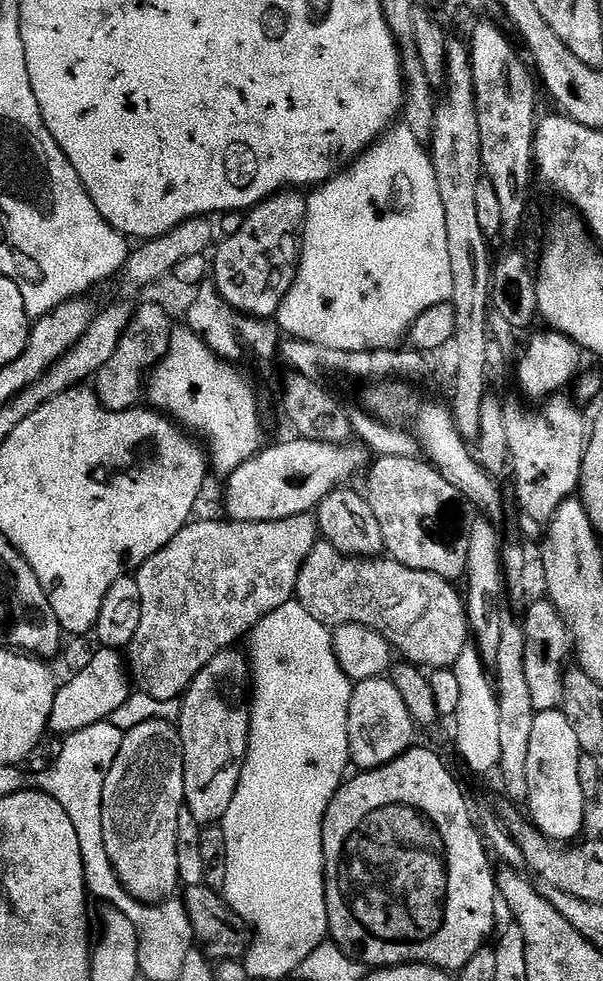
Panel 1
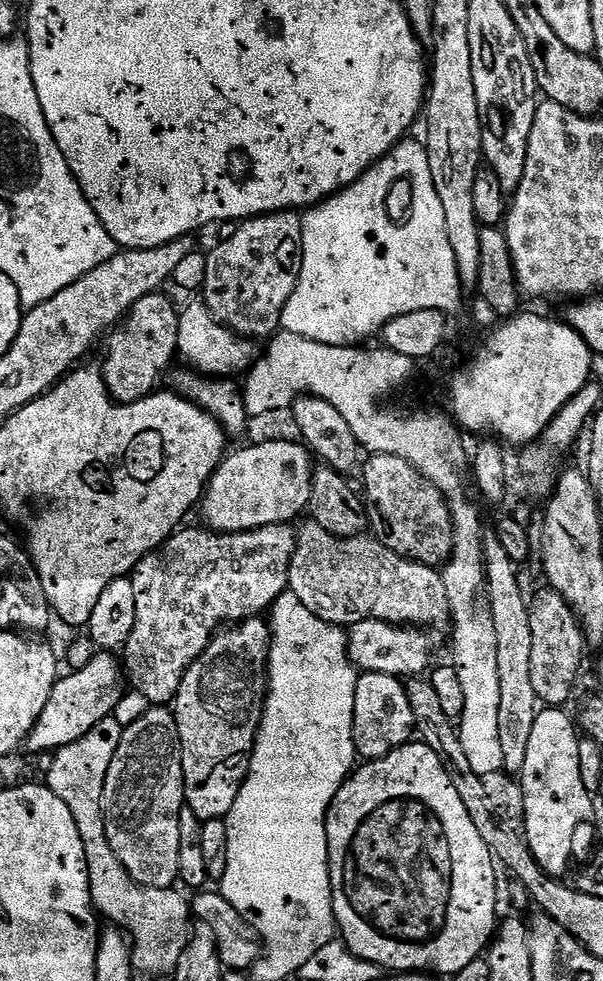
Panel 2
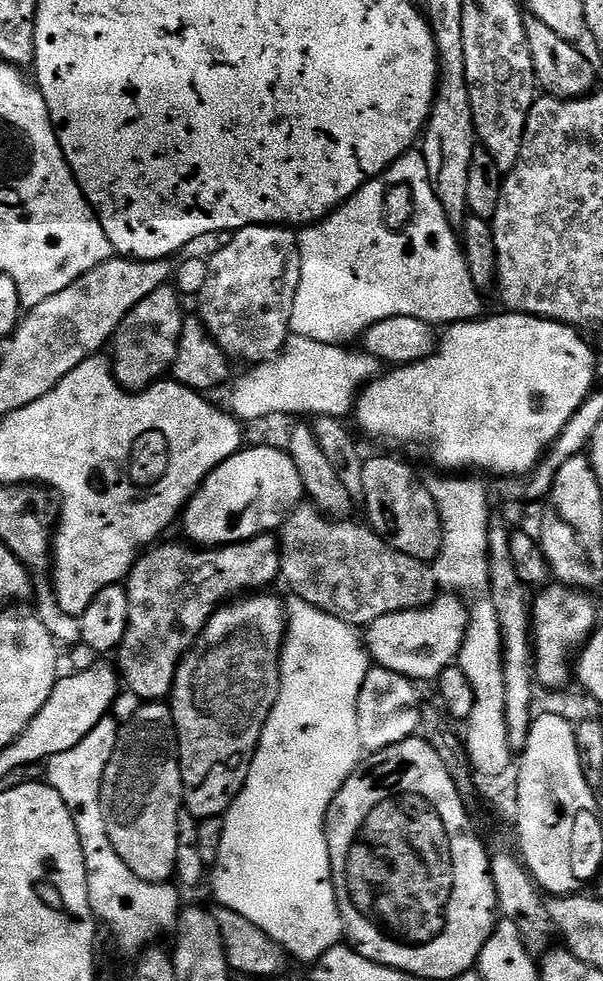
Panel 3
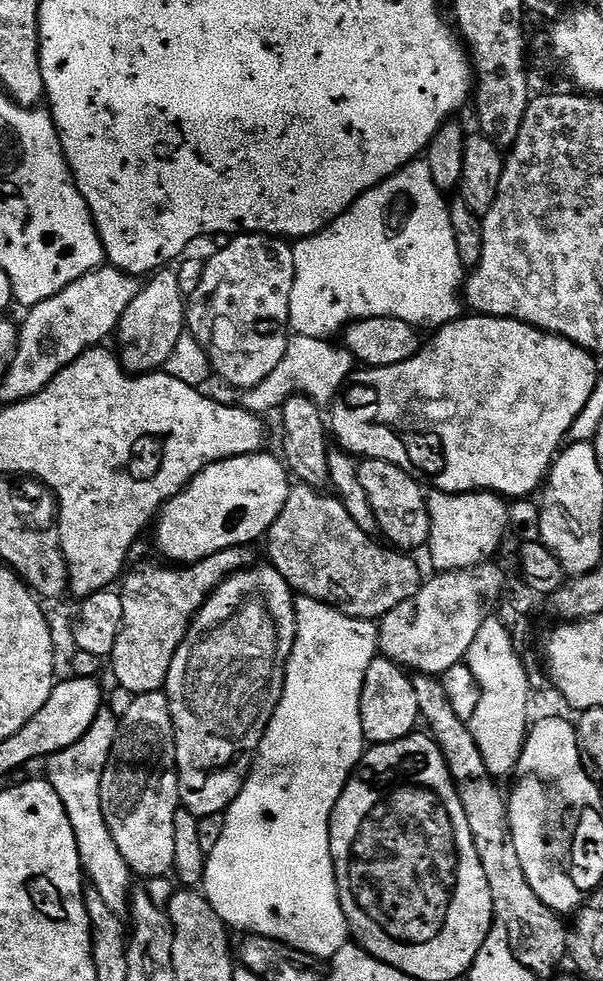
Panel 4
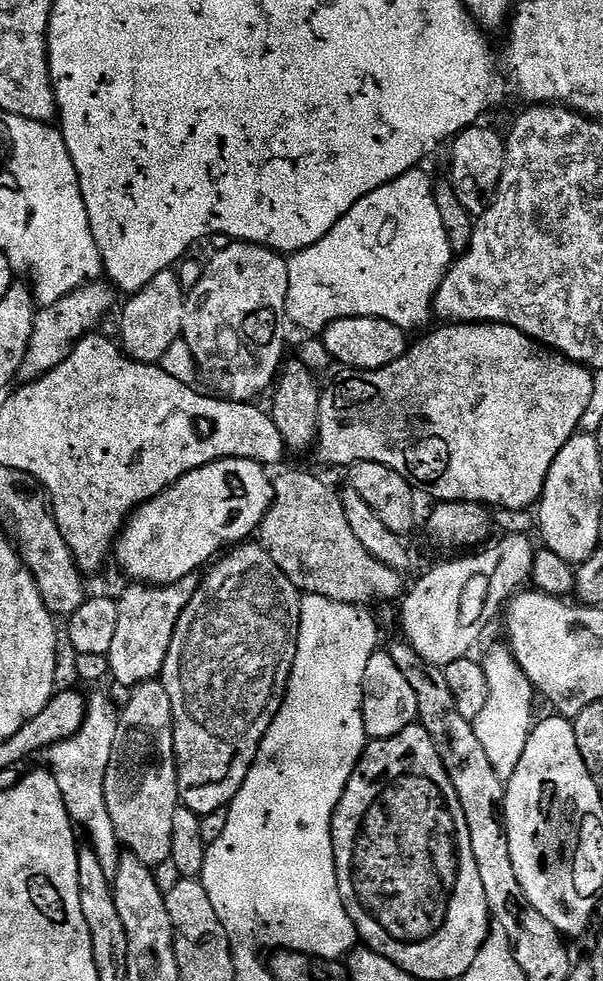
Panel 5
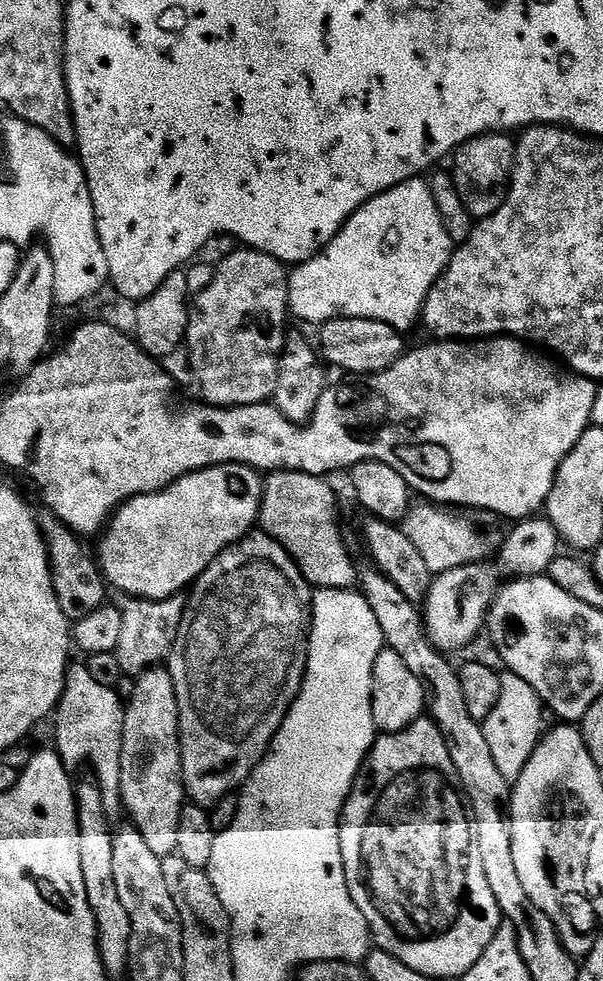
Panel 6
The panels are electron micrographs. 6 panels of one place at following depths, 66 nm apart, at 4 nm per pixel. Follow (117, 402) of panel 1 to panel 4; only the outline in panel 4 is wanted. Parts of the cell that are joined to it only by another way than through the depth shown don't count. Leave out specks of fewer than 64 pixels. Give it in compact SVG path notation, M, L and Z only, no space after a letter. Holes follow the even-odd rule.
M161 270L155 273L147 283L141 287L138 298L134 298L130 306L126 306L126 314L122 314L120 326L114 333L114 340L120 343L120 348L118 347L120 363L124 365L127 372L133 374L161 371L167 360L174 354L179 338L186 332L186 297L184 291L178 286L175 271Z

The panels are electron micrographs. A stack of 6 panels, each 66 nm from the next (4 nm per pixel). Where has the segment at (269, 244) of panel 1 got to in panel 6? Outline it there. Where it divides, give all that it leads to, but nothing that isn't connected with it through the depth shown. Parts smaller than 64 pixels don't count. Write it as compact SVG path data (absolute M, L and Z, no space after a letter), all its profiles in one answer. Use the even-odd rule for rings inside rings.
M237 250L215 265L216 273L206 290L195 293L188 313L186 349L191 379L200 383L199 399L214 408L254 406L272 400L276 375L284 350L286 331L284 319L289 319L289 269L270 254L255 250Z

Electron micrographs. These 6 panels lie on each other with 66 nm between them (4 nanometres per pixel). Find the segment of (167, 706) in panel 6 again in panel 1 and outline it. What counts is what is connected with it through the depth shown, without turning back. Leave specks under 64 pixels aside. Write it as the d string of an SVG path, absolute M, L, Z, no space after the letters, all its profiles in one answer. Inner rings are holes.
M147 720L124 733L118 758L102 790L106 854L135 900L158 904L181 887L178 874L178 814L184 802L184 747L180 730L167 720Z

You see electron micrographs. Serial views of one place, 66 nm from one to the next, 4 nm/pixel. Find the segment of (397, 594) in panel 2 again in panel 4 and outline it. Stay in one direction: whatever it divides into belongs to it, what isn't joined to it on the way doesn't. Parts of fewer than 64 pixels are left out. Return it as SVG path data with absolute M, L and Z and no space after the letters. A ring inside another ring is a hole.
M303 482L297 483L289 491L286 506L282 506L282 514L278 514L266 537L267 559L272 567L279 570L282 578L286 578L293 593L329 604L331 608L337 608L339 612L345 612L359 620L379 621L387 612L418 594L422 583L420 568L408 557L411 555L393 550L369 533L363 532L358 522L350 518L350 510L346 510L339 498L332 494L324 495L328 494Z

